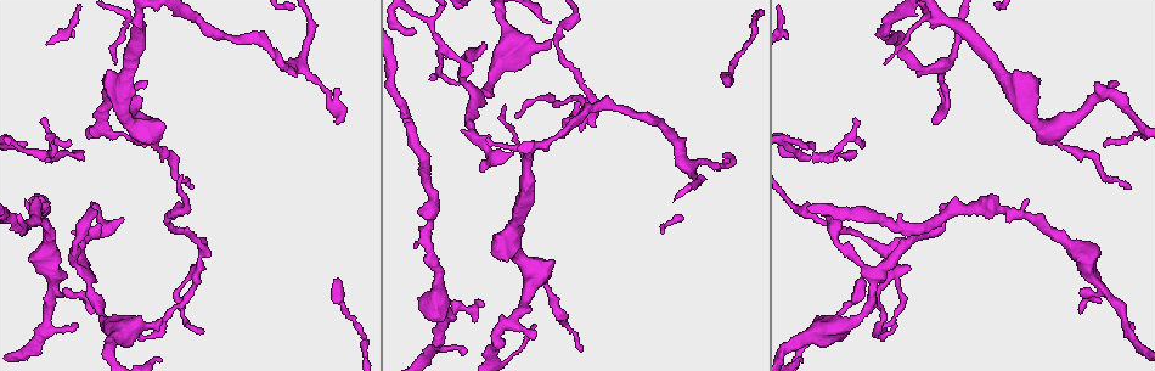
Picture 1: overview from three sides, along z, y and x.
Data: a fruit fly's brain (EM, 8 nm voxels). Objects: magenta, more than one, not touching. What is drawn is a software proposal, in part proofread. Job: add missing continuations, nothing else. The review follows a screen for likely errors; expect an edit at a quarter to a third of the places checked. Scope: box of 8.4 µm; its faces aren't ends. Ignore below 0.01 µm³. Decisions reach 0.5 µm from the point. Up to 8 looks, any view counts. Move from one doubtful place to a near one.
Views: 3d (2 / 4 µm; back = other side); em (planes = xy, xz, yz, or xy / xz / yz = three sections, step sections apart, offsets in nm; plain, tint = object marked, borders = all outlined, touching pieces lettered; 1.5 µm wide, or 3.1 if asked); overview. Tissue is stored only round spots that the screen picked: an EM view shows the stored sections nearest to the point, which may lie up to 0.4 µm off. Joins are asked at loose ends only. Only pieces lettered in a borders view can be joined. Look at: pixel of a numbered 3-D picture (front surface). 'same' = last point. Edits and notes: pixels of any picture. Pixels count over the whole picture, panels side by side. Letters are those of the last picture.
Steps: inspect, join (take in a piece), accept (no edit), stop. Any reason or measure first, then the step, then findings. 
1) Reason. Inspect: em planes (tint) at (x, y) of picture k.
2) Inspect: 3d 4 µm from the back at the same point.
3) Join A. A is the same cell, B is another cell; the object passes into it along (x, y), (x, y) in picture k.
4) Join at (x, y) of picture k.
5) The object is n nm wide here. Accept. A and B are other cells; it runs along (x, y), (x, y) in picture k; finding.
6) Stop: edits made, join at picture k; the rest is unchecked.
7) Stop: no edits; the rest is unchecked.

Tapers out. Inspect: em planes (plain) at (202, 330) of picture 1.

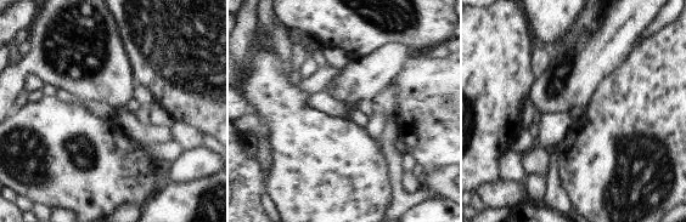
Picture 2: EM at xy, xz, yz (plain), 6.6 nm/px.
Inspect: em planes (borders) at the same point.

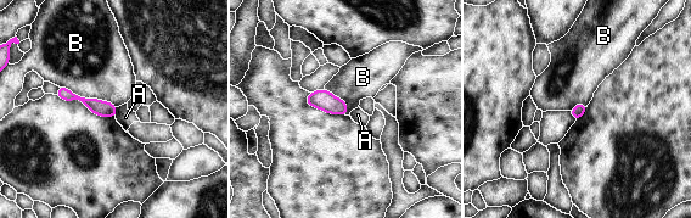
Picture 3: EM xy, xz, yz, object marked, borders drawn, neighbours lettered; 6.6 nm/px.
Accept. A and B are other cells; a border runs along (59, 85), (117, 106) in picture 3; none of them fits.

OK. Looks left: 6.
Free end. Inspect: 3d 2 µm at (1080, 314) of picture 1.

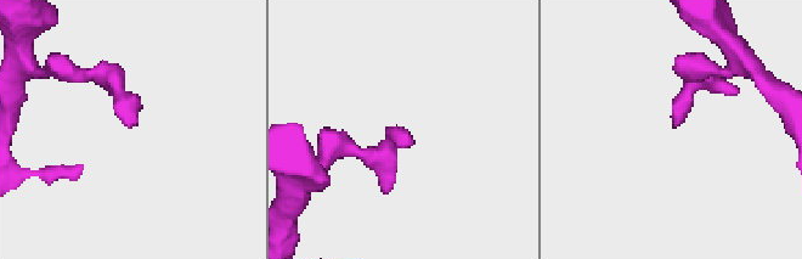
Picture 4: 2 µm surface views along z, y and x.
Inspect: em planes (plain) at (675, 128) of picture 4.

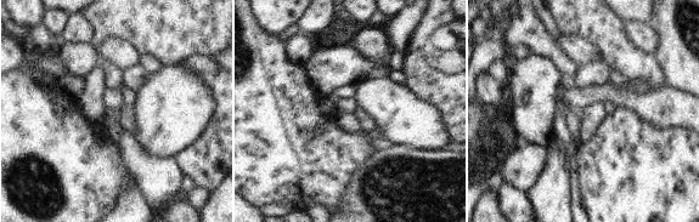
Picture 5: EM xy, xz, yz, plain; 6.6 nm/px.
Inspect: em planes (borders) at the same point.

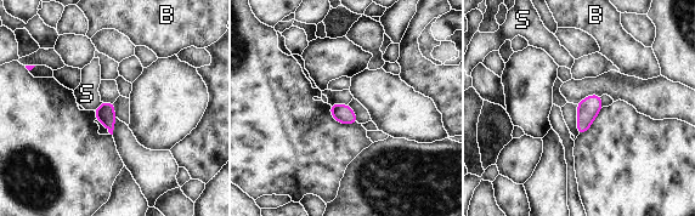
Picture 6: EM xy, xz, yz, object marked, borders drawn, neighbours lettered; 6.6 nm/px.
The longest contact is with S, 90 nm. Accept. B and S are other cells; a border runs along (102, 102), (94, 111) in picture 6; none of them fits.

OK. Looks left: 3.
Tapers out. Inspect: em xz step 4 (borders) at (1129, 187) of picture 1.

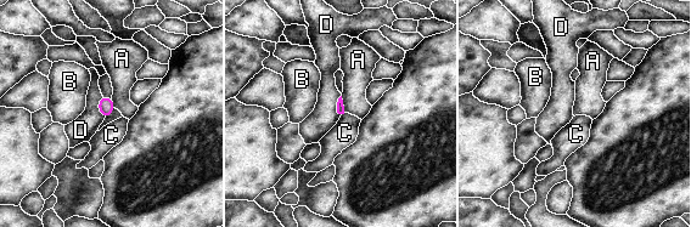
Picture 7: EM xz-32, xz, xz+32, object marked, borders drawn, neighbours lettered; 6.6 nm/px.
Join C. C is the same cell, A, B and D are other cells; the object passes into it along (340, 108), (343, 115), (344, 132) in picture 7; the cell continues.

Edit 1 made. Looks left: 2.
Stop: edits made, join at picture 7; the rest is unchecked.

